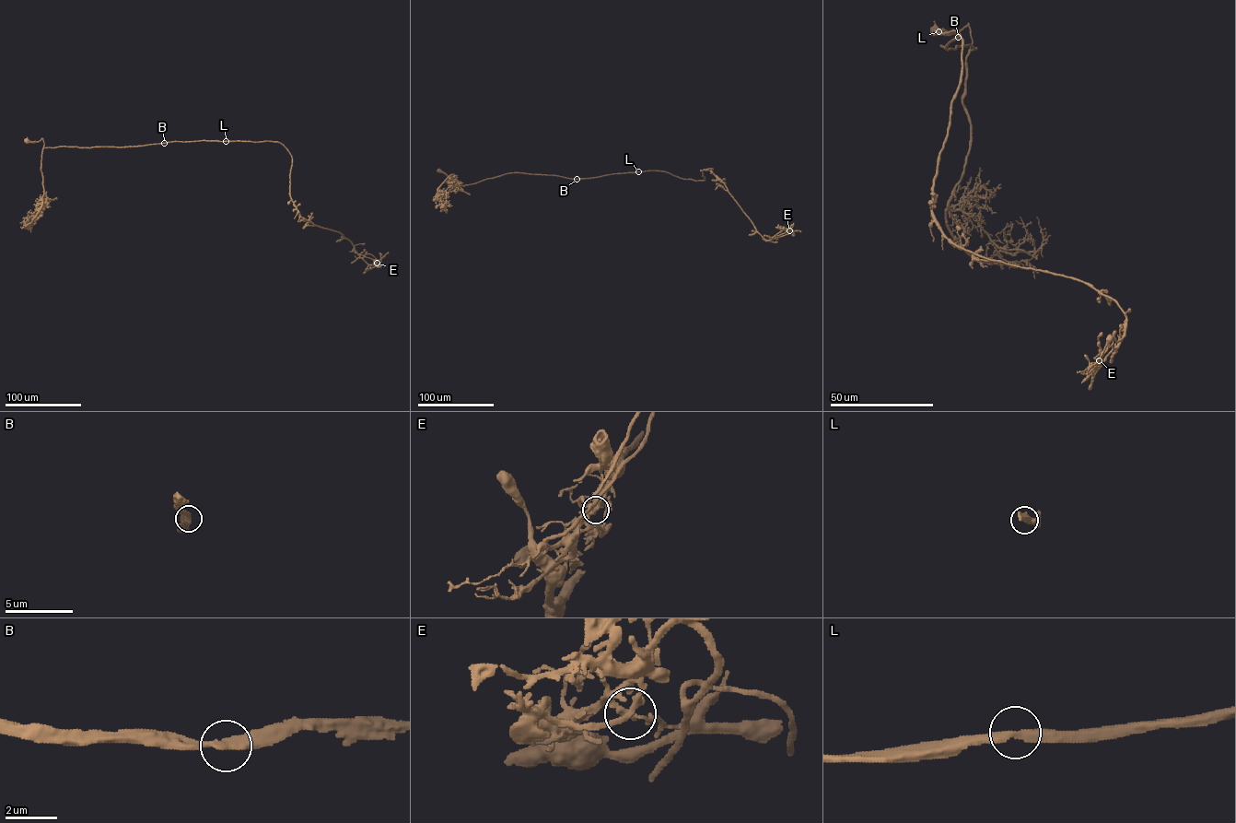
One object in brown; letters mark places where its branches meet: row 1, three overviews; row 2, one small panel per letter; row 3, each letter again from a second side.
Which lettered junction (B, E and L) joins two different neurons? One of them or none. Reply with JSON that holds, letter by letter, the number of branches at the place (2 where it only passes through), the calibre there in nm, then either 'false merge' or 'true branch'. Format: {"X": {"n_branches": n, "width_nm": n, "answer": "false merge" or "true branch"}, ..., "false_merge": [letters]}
{"B": {"n_branches": 2, "width_nm": 320, "answer": "true branch"}, "E": {"n_branches": 2, "width_nm": 170, "answer": "false merge"}, "L": {"n_branches": 2, "width_nm": 340, "answer": "true branch"}, "false_merge": ["E"]}

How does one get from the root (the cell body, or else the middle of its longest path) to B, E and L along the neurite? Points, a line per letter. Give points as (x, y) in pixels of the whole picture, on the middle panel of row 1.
B: (439, 170), (461, 185), (513, 172), (577, 179)
E: (439, 170), (463, 185), (513, 172), (577, 179), (657, 170), (704, 181), (708, 169), (766, 241), (788, 230)
L: (439, 170), (461, 185), (513, 172), (577, 179), (638, 171)

